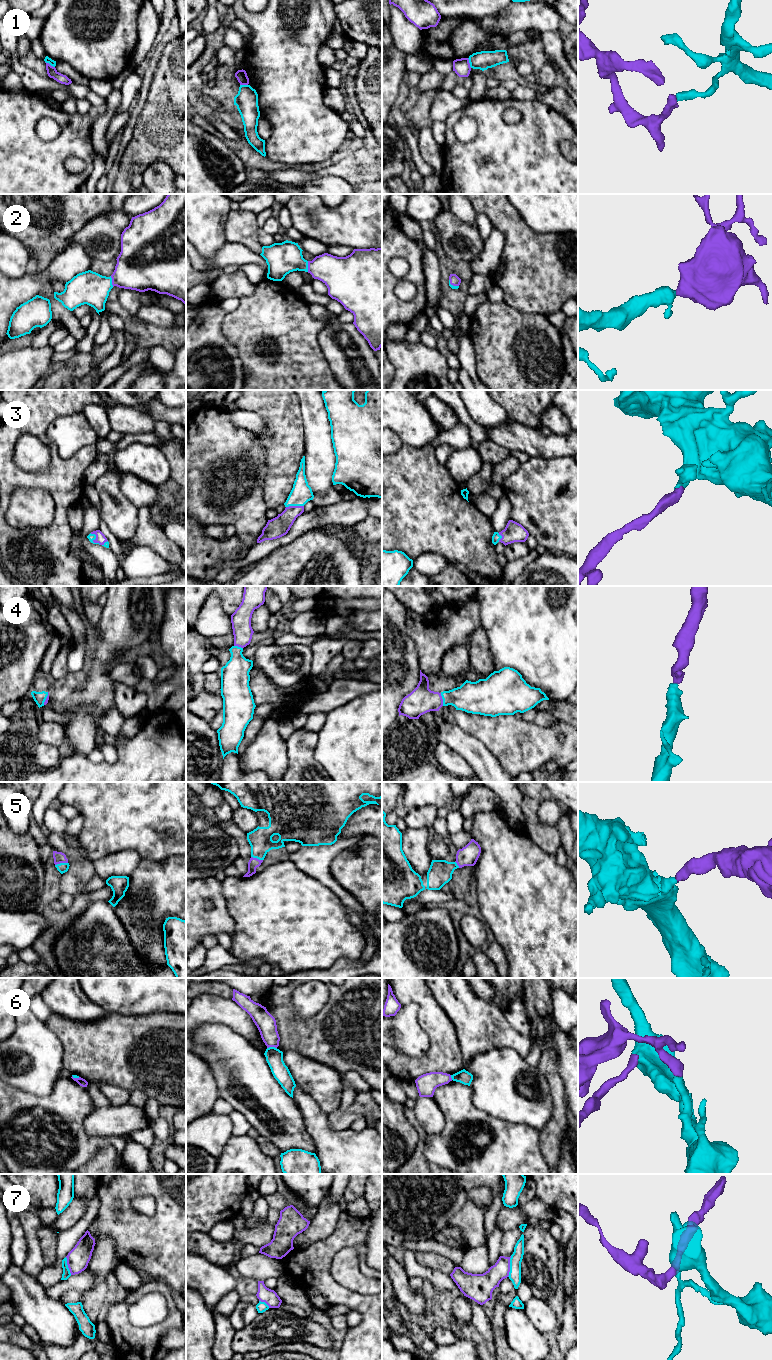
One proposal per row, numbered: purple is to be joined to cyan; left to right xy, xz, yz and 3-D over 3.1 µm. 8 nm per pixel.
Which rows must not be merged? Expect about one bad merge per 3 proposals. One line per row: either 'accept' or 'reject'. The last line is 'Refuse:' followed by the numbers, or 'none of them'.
1: reject
2: accept
3: accept
4: accept
5: accept
6: reject
7: reject
Refuse: 1, 6, 7

